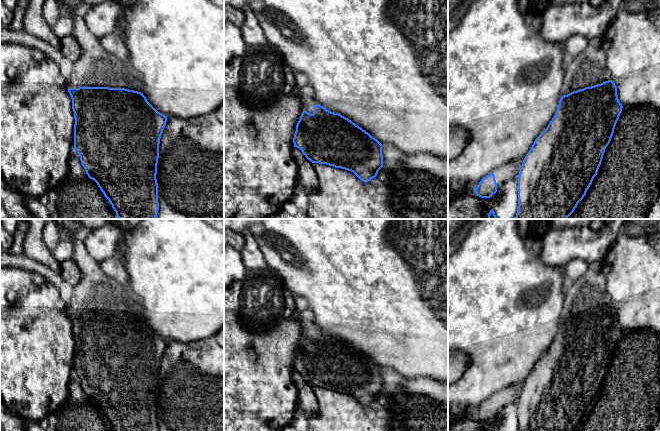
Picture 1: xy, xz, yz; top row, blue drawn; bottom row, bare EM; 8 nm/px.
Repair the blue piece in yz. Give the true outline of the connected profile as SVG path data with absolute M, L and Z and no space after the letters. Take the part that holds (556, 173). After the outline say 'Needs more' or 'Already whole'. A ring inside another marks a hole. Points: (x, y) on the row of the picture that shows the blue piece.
M589 39L588 46L566 61L561 99L547 128L535 139L526 154L518 175L518 208L515 219L568 219L584 198L601 165L606 147L622 112L617 87L606 67L602 39Z. Needs more

